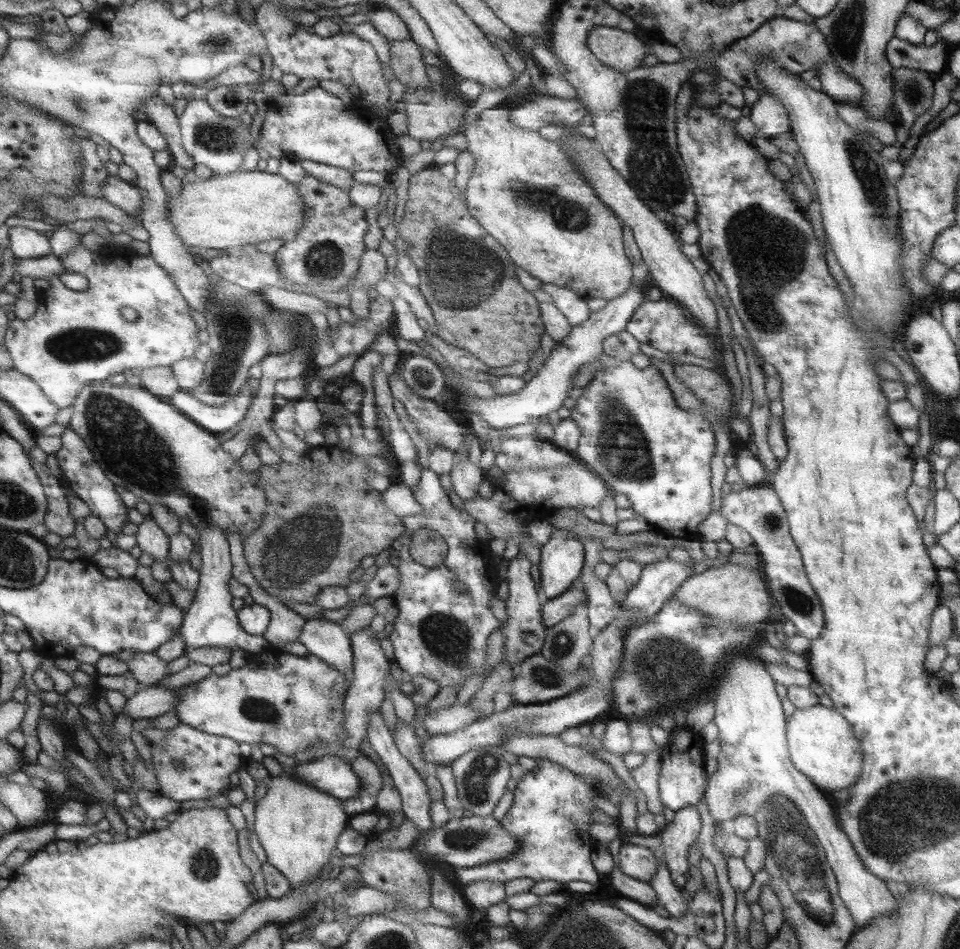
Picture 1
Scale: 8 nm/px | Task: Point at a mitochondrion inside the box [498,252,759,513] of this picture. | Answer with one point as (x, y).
(623, 450)

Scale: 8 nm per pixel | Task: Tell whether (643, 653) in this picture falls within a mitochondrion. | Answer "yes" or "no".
yes

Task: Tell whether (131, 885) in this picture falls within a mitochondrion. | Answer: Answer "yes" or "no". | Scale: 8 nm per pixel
no

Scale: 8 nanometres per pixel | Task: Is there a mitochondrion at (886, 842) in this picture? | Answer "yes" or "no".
yes

